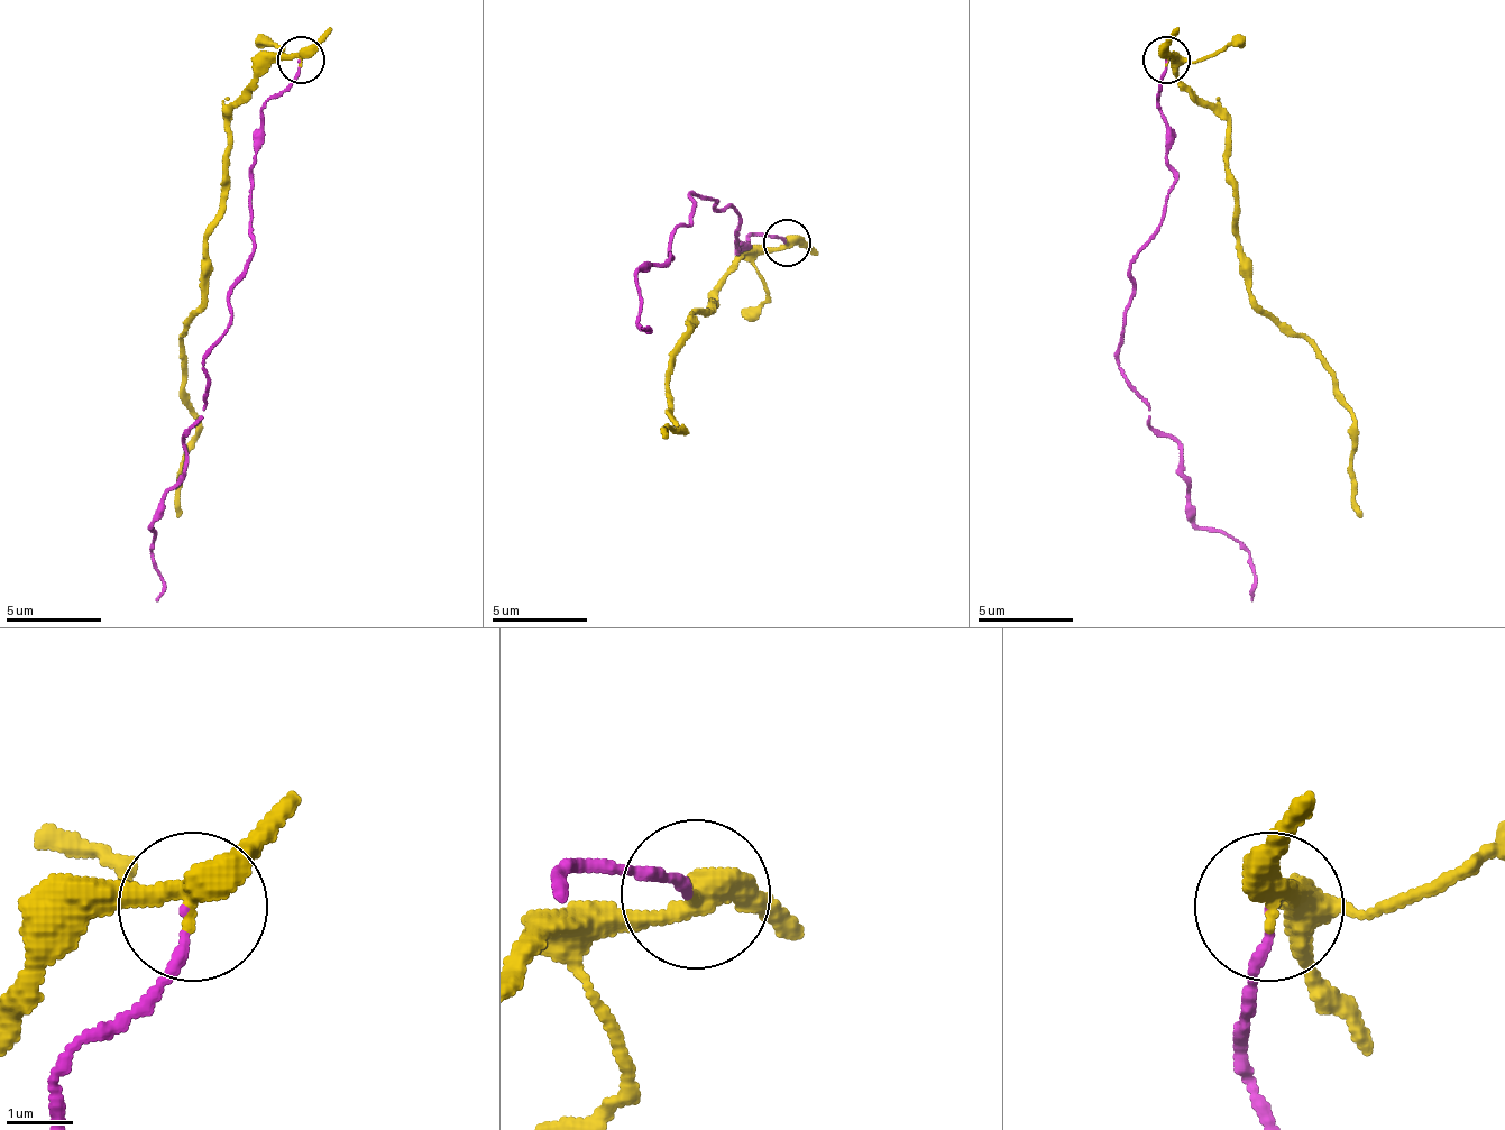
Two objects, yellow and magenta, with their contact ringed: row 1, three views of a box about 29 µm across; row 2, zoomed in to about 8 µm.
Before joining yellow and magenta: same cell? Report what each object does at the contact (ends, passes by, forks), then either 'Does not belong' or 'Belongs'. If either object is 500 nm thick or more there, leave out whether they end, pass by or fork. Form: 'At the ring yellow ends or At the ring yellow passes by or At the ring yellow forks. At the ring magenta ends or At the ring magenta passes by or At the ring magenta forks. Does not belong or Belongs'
At the ring yellow passes by. At the ring magenta ends. Does not belong

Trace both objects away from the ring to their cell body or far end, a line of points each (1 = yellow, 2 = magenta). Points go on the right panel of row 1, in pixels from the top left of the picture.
1: (1165, 58), (1227, 126), (1241, 273), (1250, 297), (1308, 340), (1337, 402), (1350, 416), (1360, 516)
2: (1165, 58), (1174, 187), (1140, 249), (1117, 368), (1178, 455), (1198, 526), (1250, 554), (1250, 603)

